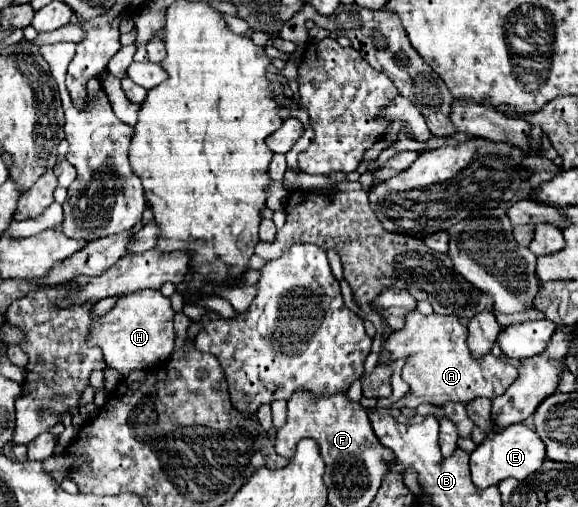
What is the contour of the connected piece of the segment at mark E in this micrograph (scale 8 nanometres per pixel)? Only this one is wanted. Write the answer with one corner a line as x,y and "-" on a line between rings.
513,424
475,448
475,452
471,454
471,478
477,488
489,488
505,478
525,480
527,476
537,472
543,462
545,462
545,444
537,440
533,428
525,424

